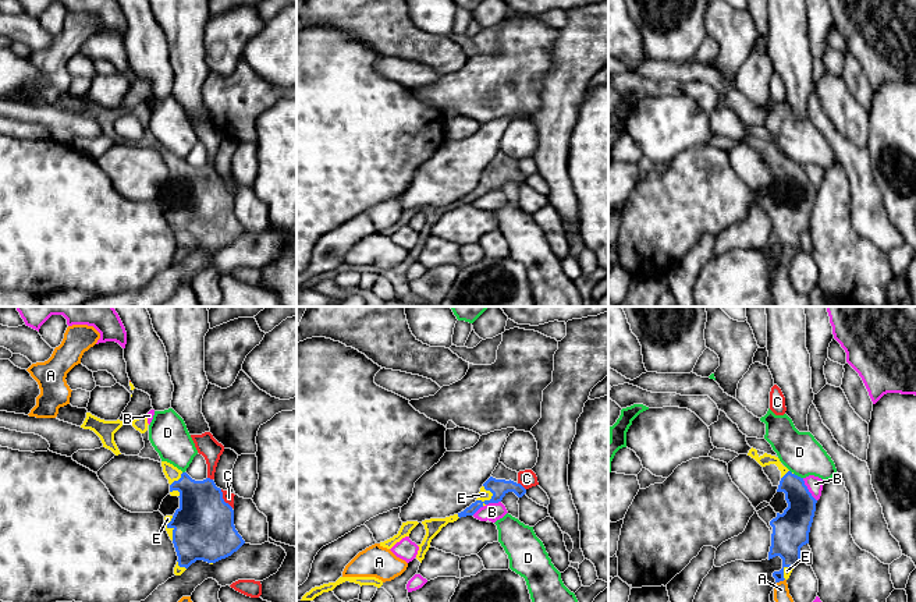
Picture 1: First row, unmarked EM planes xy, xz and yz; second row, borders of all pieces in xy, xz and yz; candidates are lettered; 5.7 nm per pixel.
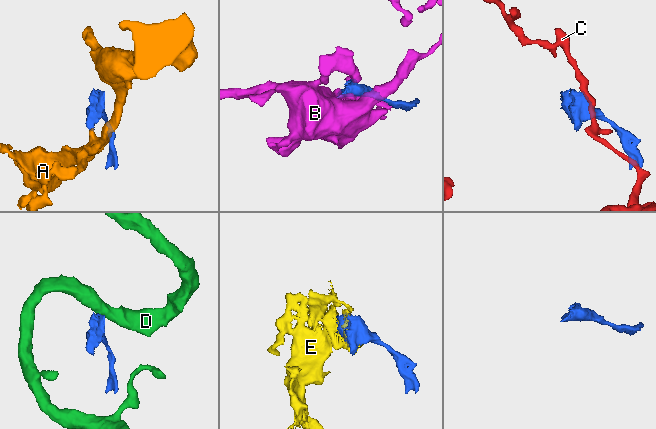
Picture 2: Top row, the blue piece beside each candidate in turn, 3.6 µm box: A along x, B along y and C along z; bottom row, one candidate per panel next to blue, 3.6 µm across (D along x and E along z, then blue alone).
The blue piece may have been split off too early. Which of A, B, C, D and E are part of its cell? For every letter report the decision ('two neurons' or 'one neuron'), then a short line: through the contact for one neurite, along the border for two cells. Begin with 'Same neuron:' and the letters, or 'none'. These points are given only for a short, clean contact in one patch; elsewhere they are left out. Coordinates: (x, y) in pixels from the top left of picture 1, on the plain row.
Same neuron: E
A: two neurons | yz (784, 266), (777, 271)
B: two neurons | yz (802, 166), (816, 188)
C: two neurons | xy (220, 177), (222, 186), (233, 195)
D: two neurons | yz (794, 160), (802, 166)
E: one neuron

